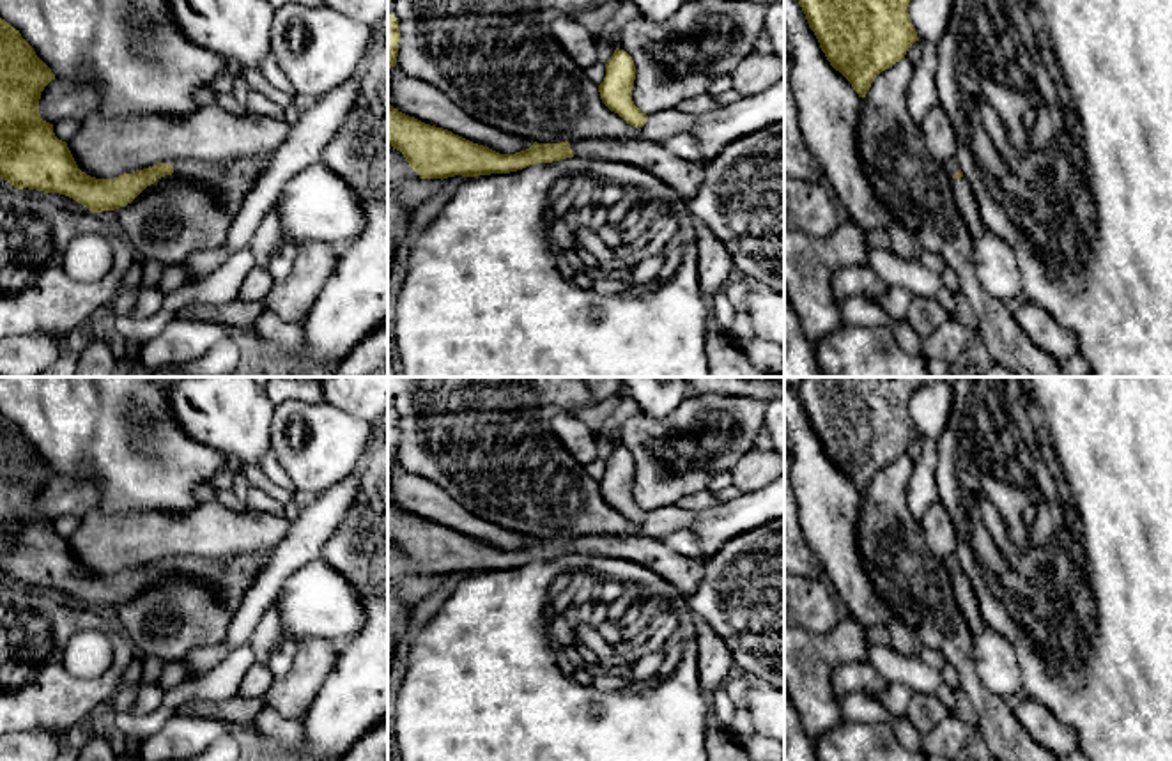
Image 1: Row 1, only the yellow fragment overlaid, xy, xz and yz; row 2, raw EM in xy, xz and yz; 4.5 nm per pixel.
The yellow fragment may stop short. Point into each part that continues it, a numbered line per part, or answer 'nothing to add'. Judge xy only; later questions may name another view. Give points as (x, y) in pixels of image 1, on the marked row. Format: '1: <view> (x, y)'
1: xy (231, 183)

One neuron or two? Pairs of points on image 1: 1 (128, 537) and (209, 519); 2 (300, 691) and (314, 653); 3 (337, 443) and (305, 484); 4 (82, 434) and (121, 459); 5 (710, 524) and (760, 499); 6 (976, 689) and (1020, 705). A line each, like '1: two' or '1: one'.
1: one
2: one
3: one
4: one
5: one
6: two

